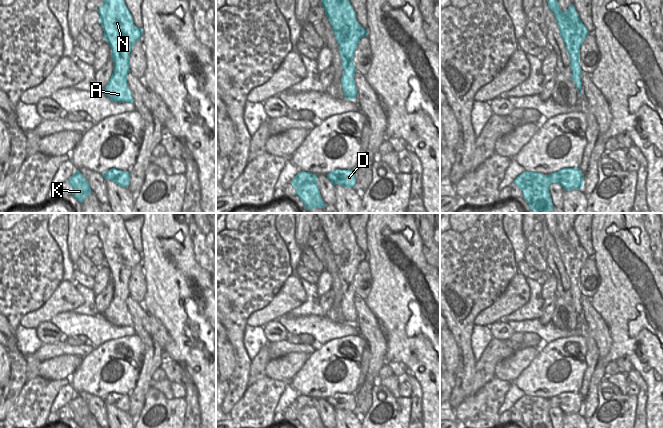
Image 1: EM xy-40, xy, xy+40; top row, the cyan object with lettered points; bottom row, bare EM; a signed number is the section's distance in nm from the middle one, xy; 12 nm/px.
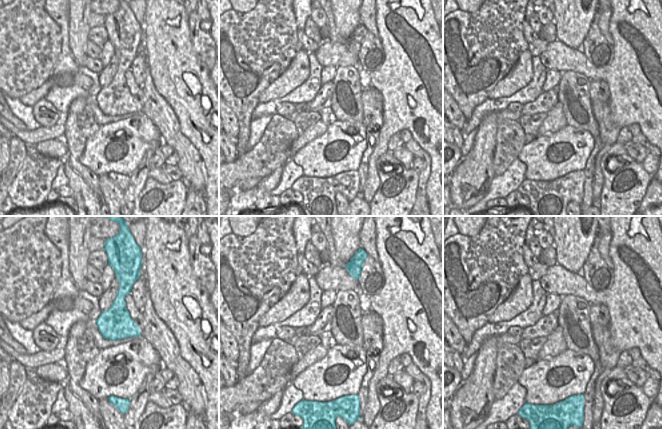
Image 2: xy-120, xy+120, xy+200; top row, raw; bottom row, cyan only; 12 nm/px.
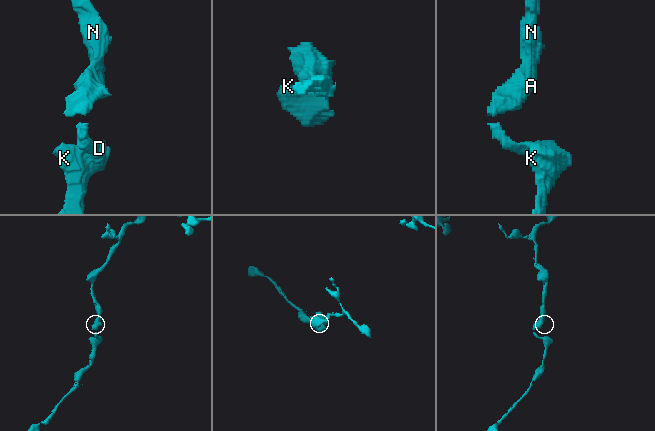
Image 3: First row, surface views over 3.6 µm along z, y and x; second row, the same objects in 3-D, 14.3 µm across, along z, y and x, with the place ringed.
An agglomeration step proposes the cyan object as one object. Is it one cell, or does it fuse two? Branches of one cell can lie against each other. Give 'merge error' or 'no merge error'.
no merge error

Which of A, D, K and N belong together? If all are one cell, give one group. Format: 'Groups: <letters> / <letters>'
Groups: A D K N.

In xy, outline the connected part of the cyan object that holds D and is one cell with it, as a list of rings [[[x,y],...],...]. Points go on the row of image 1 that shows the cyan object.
[[[334,170],[327,175],[327,178],[335,185],[354,188],[356,185],[355,170]]]

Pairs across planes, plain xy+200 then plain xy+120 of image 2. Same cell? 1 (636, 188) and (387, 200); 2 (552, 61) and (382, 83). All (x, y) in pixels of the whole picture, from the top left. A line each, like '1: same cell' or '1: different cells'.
1: same cell
2: same cell

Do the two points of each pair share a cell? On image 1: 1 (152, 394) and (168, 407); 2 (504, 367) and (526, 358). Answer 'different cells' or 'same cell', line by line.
1: same cell
2: same cell

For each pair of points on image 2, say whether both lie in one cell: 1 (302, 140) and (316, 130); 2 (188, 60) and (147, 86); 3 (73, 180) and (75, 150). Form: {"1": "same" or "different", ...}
{"1": "same", "2": "different", "3": "different"}

